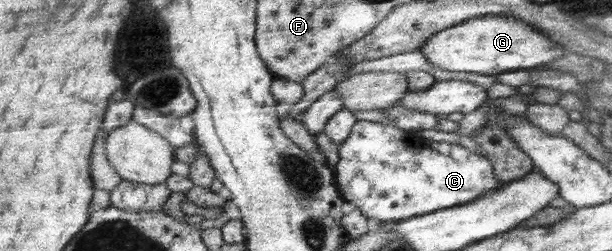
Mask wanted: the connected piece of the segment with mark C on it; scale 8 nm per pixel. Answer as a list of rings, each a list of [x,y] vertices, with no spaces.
[[[359,120],[354,125],[354,129],[352,133],[350,133],[350,136],[348,136],[348,139],[344,140],[344,142],[339,145],[339,161],[334,167],[334,172],[340,193],[343,194],[344,201],[348,203],[349,208],[352,207],[362,211],[374,224],[396,222],[406,220],[407,218],[432,214],[446,208],[460,207],[464,204],[475,202],[486,194],[490,195],[490,193],[494,193],[498,191],[499,188],[502,188],[503,185],[506,185],[496,177],[494,164],[484,155],[475,154],[475,152],[468,150],[468,148],[464,148],[464,146],[458,146],[458,144],[424,141],[417,132],[404,131],[400,130],[400,128],[396,128],[394,124],[378,124],[377,122],[373,123],[369,120]]]

